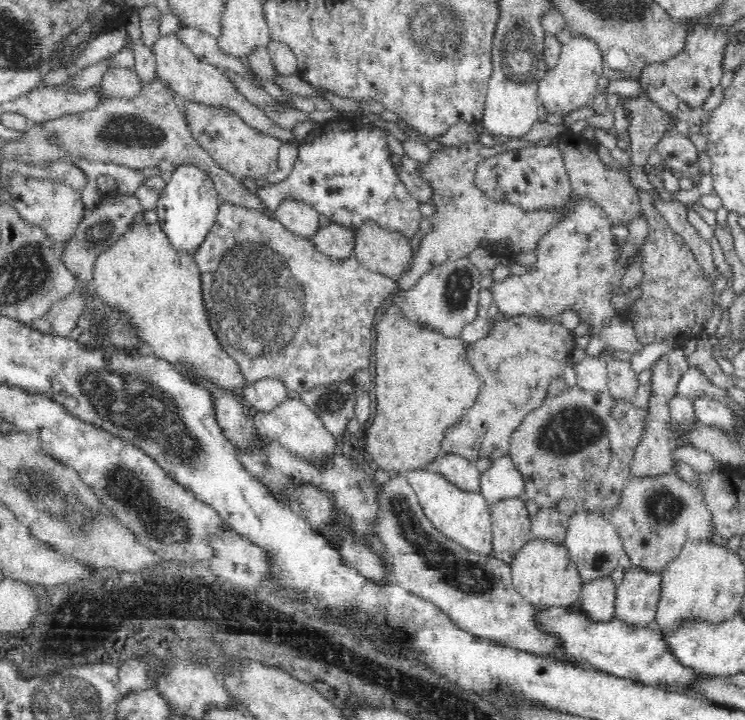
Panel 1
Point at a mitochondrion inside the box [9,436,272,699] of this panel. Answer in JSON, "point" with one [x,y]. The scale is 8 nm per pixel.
{"point":[158,523]}

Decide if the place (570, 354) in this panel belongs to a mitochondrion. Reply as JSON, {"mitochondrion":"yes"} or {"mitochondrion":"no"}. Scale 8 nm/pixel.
{"mitochondrion":"no"}

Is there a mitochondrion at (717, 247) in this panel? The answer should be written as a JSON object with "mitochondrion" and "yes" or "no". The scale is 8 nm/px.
{"mitochondrion":"no"}

